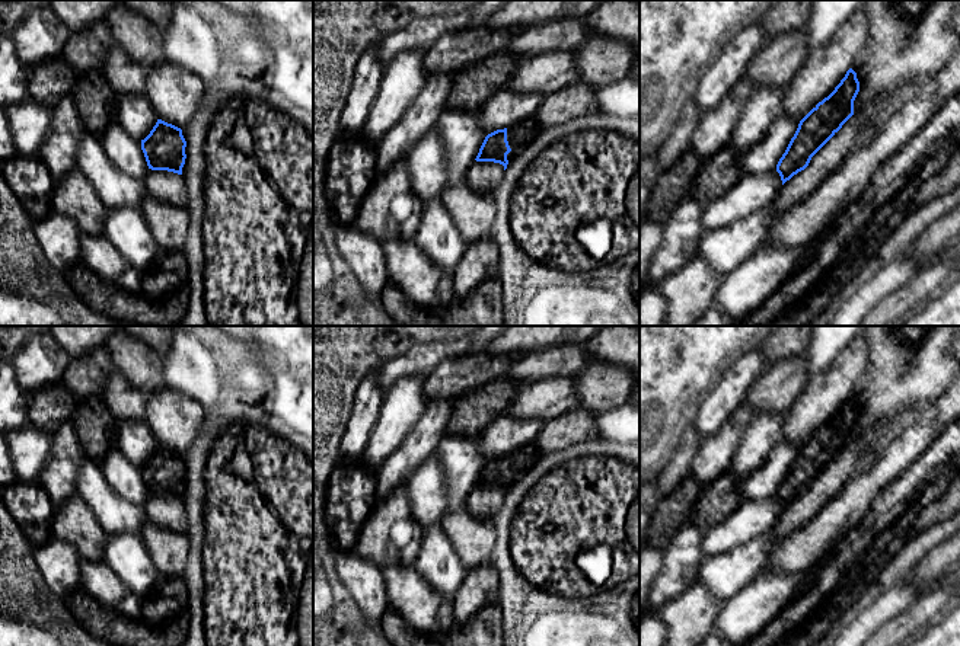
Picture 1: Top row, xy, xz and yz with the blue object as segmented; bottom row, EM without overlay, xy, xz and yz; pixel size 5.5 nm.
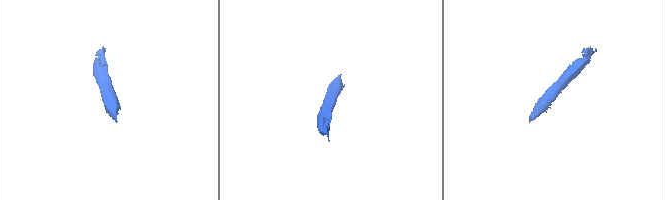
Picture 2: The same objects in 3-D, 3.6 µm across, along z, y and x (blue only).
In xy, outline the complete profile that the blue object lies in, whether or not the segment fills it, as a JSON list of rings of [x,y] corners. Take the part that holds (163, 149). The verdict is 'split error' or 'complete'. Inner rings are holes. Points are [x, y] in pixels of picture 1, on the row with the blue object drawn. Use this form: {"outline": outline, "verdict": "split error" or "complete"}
{"outline": [[[157,119],[150,134],[141,140],[141,150],[152,170],[182,175],[186,159],[185,147],[186,141],[182,129],[162,119]]], "verdict": "complete"}

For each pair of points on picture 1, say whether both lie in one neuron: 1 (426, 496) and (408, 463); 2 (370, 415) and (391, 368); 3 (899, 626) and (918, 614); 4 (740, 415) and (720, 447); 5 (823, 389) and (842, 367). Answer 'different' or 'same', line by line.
1: different
2: different
3: same
4: same
5: same

